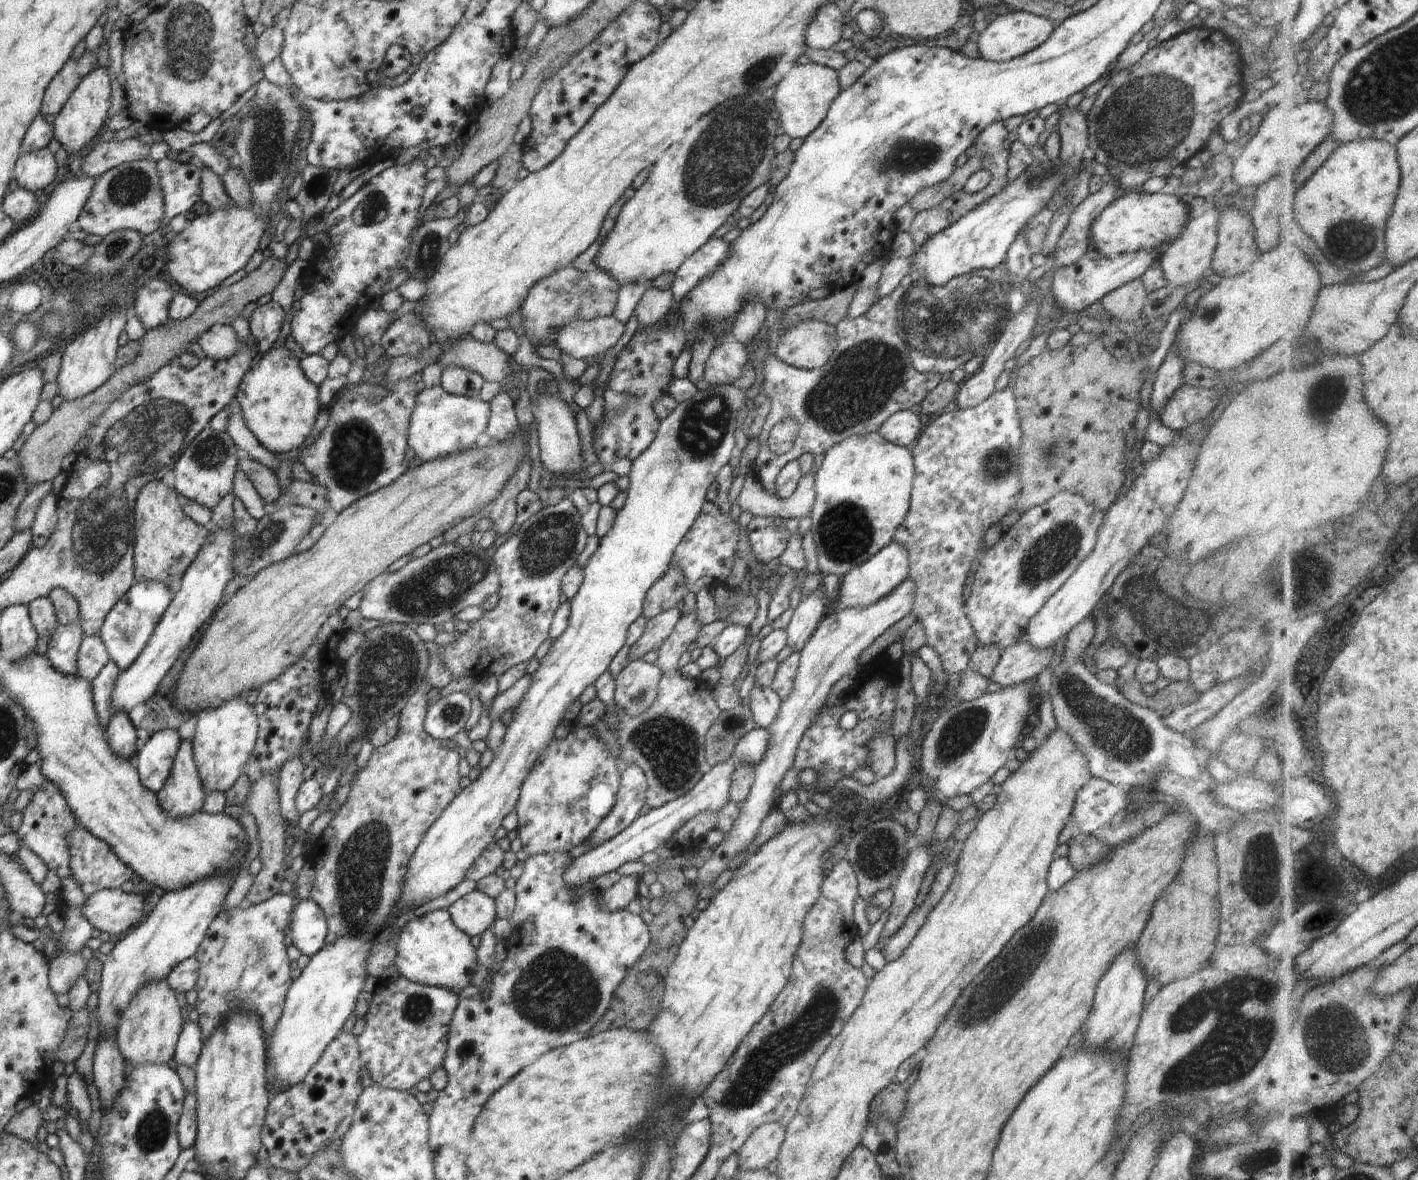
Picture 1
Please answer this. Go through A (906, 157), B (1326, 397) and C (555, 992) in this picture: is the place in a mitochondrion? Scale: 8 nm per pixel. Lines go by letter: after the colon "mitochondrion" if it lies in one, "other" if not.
A: mitochondrion
B: mitochondrion
C: mitochondrion

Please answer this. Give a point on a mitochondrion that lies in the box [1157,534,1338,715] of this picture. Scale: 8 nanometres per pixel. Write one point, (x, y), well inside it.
(1298, 578)

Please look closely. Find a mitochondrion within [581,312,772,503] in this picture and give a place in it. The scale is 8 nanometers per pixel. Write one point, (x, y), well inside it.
(701, 432)

